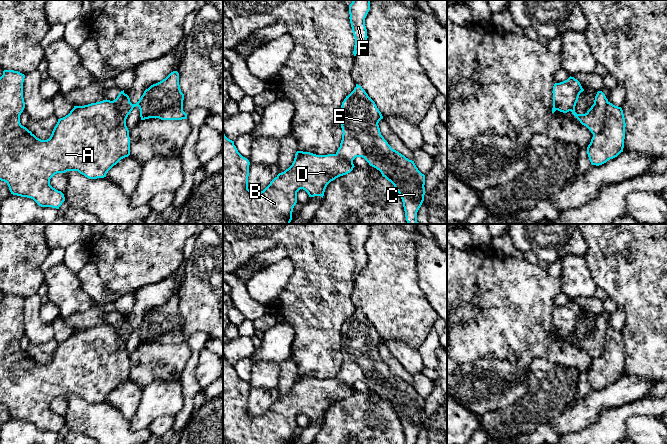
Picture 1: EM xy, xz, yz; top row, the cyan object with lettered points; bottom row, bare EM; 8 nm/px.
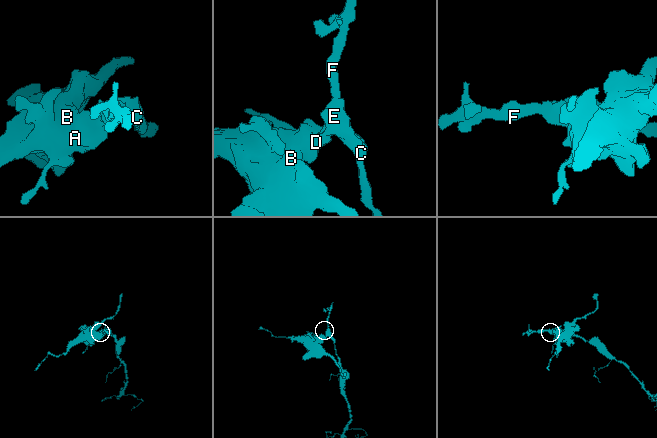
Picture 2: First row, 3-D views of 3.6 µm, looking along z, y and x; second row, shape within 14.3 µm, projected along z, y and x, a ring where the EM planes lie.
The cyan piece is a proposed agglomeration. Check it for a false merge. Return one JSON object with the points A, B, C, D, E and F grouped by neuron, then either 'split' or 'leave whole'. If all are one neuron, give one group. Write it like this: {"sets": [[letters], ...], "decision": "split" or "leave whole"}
{"sets": [["A", "B", "D"], ["C", "E", "F"]], "decision": "split"}

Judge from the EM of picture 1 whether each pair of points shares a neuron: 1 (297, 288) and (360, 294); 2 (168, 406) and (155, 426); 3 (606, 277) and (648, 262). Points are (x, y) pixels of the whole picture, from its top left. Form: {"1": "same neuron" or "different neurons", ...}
{"1": "different neurons", "2": "different neurons", "3": "same neuron"}

